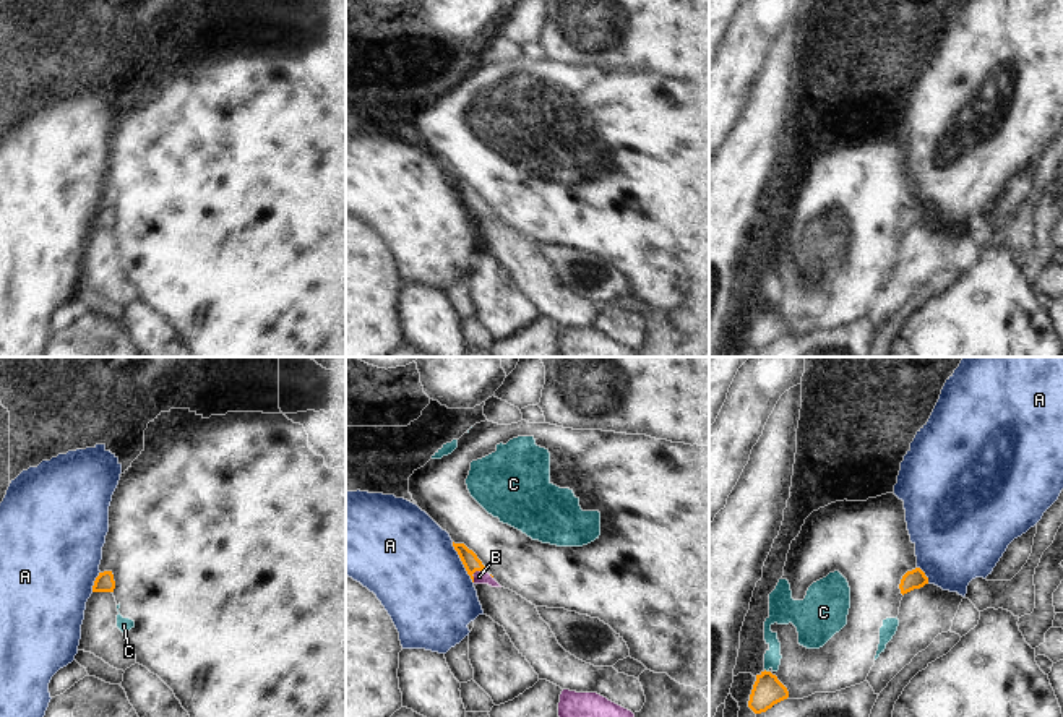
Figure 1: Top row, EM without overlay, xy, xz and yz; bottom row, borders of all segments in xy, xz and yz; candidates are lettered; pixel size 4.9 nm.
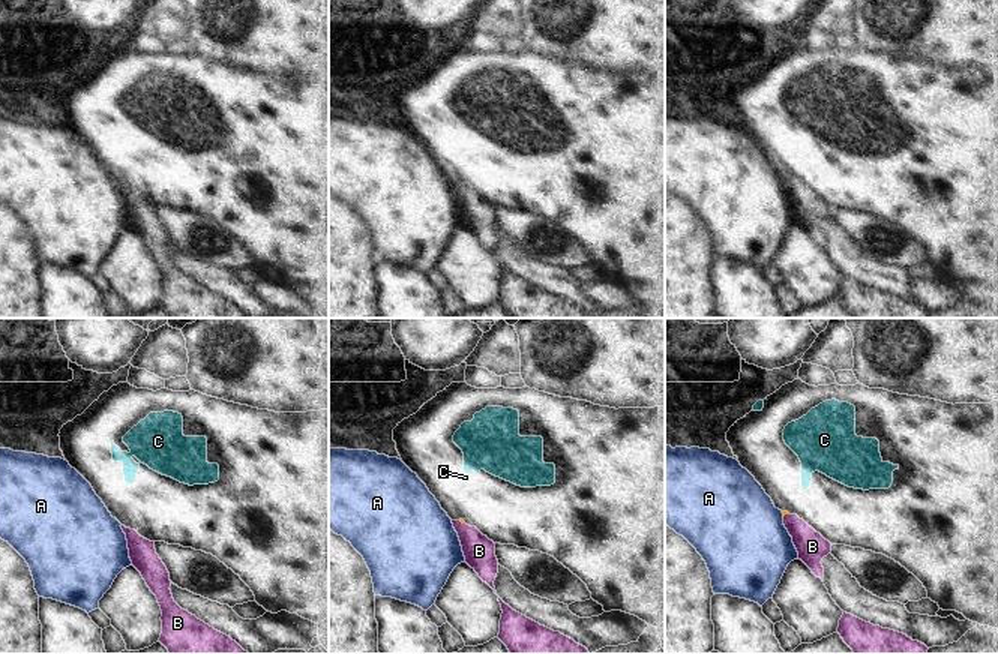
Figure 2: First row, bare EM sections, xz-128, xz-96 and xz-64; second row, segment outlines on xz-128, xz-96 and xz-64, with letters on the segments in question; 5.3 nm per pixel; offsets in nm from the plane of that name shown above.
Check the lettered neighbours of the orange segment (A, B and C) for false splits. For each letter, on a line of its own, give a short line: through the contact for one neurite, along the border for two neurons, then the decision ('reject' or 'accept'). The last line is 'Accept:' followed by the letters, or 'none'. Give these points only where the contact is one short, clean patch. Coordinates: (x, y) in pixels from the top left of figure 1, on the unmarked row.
A: reject
B: line xz (468, 193), (476, 206), (479, 213); accept
C: line yz (765, 305), (768, 309); reject
Accept: B

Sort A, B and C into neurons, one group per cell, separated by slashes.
A / B / C

